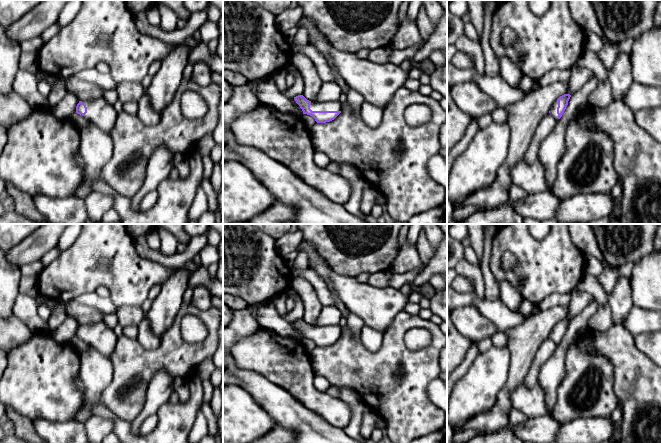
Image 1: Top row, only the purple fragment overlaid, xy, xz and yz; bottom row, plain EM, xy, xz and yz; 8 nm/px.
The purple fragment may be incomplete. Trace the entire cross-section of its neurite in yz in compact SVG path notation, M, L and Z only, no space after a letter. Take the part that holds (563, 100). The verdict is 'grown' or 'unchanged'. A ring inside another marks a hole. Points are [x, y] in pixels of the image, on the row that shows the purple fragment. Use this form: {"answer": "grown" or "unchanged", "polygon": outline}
{"answer": "grown", "polygon": "M564 94L560 96L551 106L550 115L554 117L556 120L560 119L568 105L568 101L570 99L570 94Z"}

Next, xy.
{"answer": "grown", "polygon": "M103 97L90 101L79 101L76 113L84 116L103 132L110 134L118 113Z"}

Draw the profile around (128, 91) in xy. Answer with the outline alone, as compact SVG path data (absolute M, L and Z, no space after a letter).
M141 82L118 83L115 90L118 94L118 100L122 103L138 102L145 94L145 88Z

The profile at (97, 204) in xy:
M92 191L84 198L88 218L92 221L102 221L103 215L113 209L113 199L105 193Z

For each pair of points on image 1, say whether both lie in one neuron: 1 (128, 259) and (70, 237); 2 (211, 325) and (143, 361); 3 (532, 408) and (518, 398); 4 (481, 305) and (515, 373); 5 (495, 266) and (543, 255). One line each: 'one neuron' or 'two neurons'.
1: two neurons
2: one neuron
3: one neuron
4: two neurons
5: one neuron

